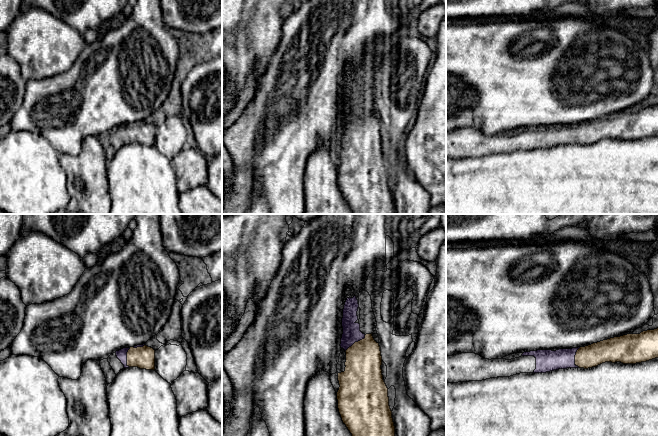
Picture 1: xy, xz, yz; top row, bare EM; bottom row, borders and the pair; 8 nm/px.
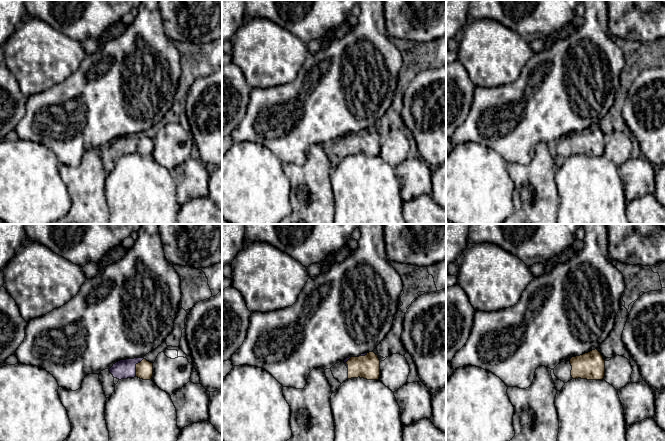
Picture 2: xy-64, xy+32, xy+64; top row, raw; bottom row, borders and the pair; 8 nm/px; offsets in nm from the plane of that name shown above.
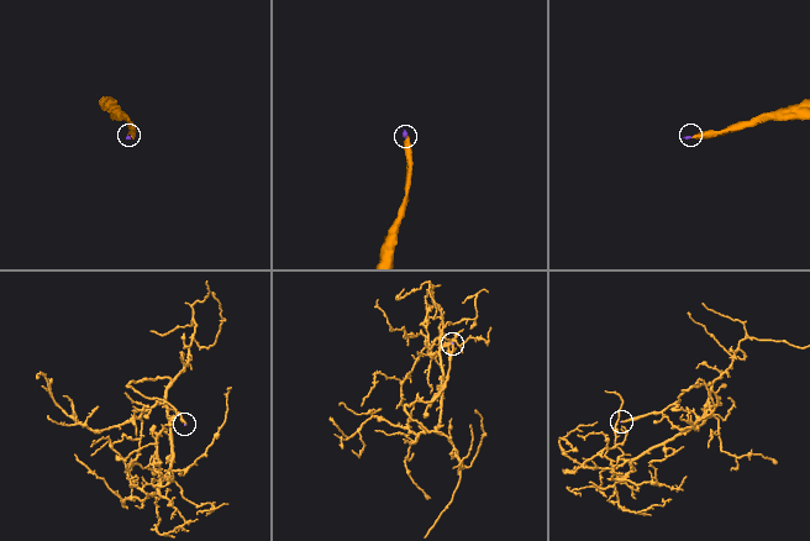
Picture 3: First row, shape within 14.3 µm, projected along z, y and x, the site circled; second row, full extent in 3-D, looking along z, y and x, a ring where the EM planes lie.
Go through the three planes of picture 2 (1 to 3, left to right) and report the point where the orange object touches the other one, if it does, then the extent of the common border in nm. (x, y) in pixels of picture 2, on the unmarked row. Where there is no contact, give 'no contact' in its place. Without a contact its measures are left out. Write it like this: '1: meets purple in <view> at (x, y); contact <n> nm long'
1: meets purple in xy-64 at (135, 143); contact 170 nm long
2: meets purple in xy+32 at (362, 131); contact 90 nm long
3: no contact

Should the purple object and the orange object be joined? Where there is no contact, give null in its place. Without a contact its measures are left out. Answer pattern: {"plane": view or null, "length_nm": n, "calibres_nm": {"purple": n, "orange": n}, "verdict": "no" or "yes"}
{"plane": "xz", "length_nm": 220, "calibres_nm": {"purple": 140, "orange": 300}, "verdict": "yes"}

